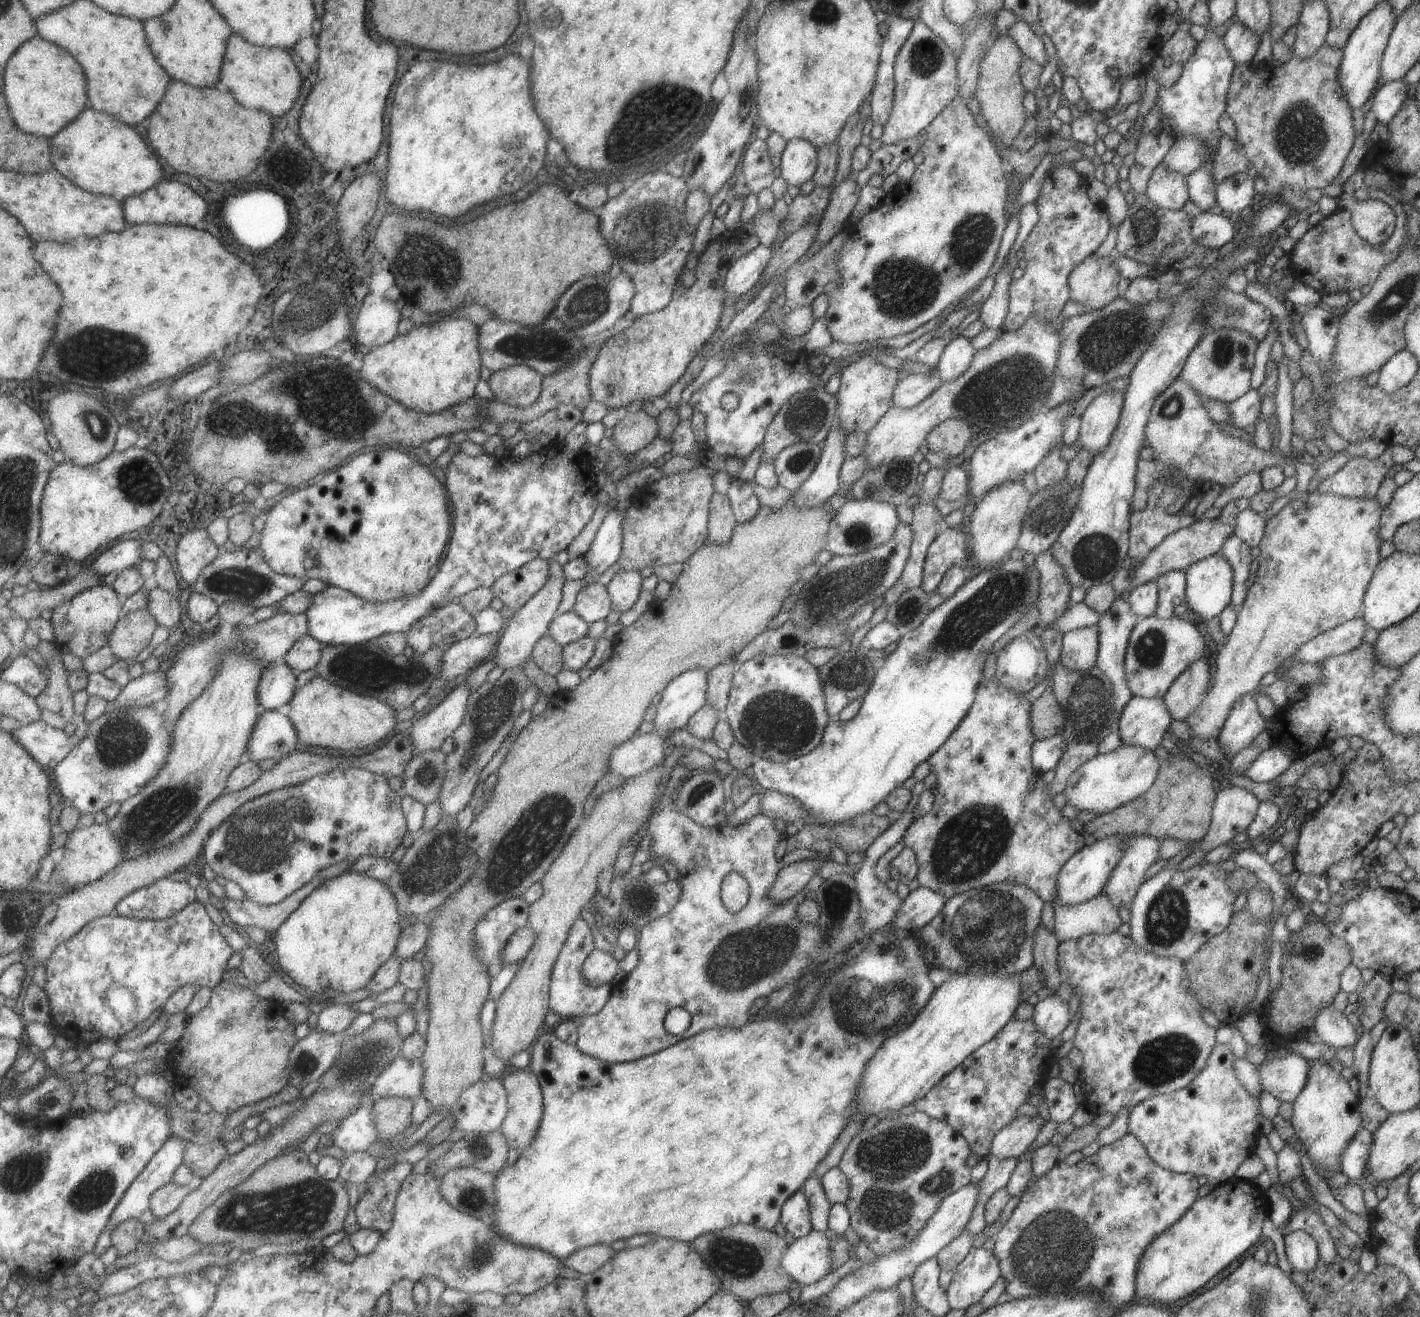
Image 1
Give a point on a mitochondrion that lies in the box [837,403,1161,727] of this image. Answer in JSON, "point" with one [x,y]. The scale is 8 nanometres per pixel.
{"point":[996,600]}

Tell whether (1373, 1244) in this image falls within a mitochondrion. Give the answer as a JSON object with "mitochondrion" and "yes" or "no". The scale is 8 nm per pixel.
{"mitochondrion":"no"}

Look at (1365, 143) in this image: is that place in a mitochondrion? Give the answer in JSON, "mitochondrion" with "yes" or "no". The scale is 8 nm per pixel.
{"mitochondrion":"no"}

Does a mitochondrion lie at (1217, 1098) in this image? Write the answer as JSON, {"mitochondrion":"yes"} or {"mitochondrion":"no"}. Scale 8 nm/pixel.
{"mitochondrion":"yes"}

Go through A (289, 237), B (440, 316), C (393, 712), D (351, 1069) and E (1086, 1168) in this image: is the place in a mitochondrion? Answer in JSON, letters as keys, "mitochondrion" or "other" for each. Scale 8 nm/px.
{"A":"other","B":"other","C":"other","D":"mitochondrion","E":"other"}

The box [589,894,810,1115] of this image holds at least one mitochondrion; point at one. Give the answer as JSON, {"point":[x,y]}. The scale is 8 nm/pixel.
{"point":[748,958]}

